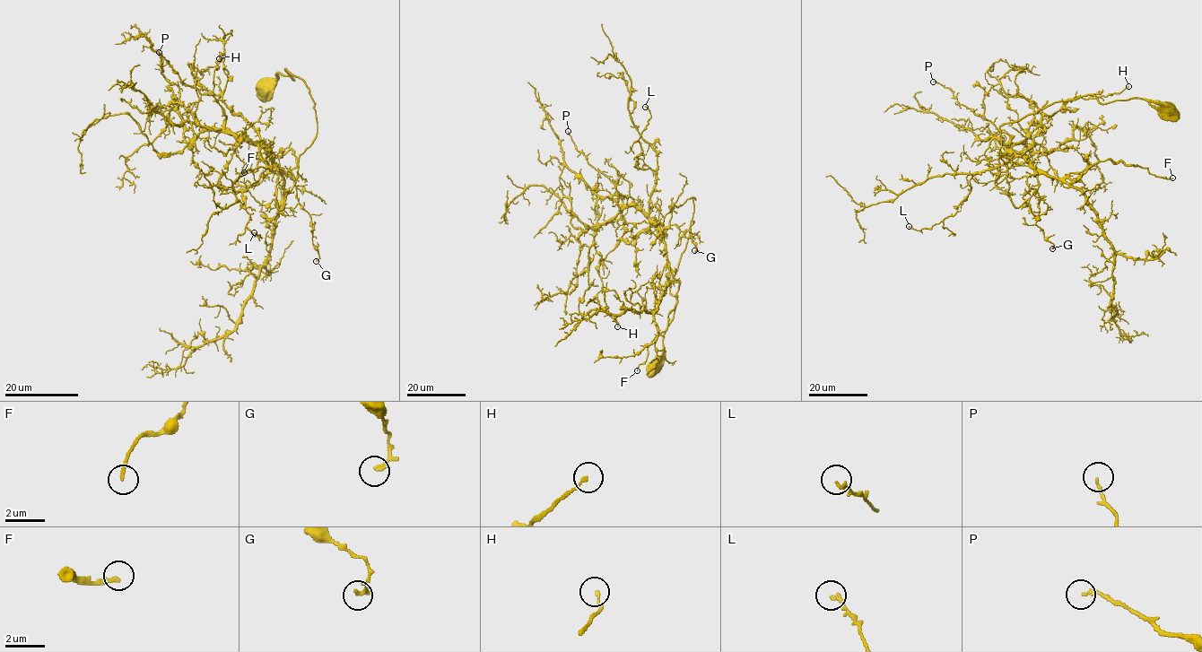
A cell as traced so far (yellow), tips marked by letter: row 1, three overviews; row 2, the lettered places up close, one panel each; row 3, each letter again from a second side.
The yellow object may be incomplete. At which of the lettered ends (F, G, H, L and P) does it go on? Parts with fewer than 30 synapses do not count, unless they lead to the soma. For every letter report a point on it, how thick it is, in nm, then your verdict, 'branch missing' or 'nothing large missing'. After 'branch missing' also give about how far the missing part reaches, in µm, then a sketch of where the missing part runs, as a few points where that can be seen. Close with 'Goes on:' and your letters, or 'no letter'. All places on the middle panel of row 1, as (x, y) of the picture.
F: place (637, 370); calibre 180 nm; branch missing; missing 30 µm; course (637, 370), (628, 375), (623, 382), (623, 375), (610, 362), (606, 364), (610, 356)
G: place (694, 250); calibre 140 nm; nothing large missing
H: place (617, 326); calibre 140 nm; nothing large missing
L: place (645, 107); calibre 140 nm; nothing large missing
P: place (568, 131); calibre 130 nm; nothing large missing
Goes on: F

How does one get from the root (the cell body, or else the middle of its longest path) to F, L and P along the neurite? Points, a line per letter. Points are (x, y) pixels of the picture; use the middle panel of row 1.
F: (654, 367), (676, 303), (670, 282), (687, 241), (694, 197), (674, 205), (664, 219), (677, 301), (637, 370)
L: (654, 367), (695, 199), (669, 209), (661, 235), (648, 216), (656, 172), (635, 166), (651, 117), (645, 107)
P: (654, 367), (695, 199), (669, 209), (661, 235), (638, 209), (622, 207), (614, 184), (568, 131)

